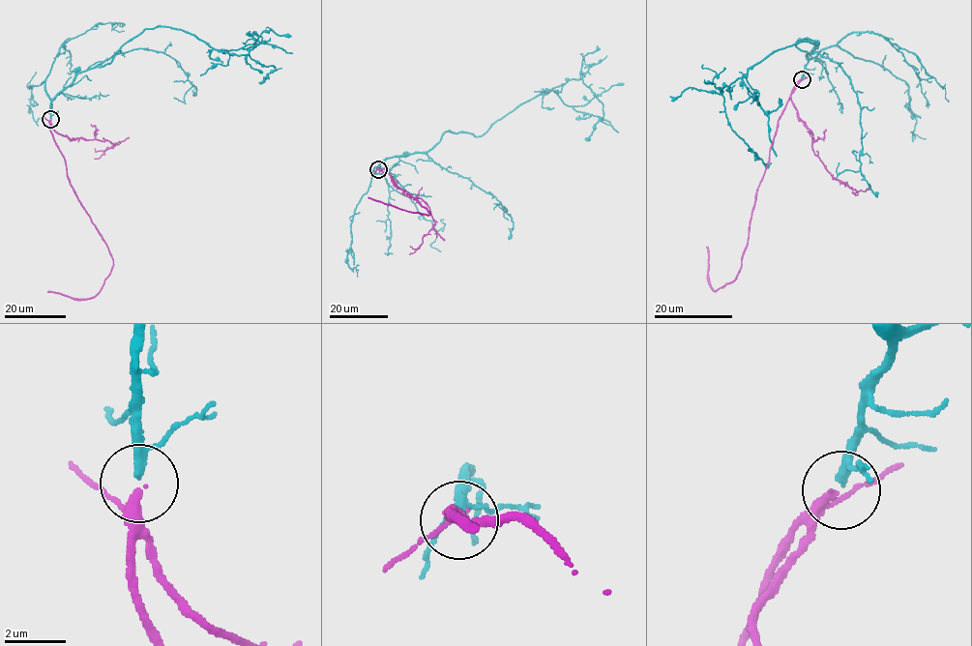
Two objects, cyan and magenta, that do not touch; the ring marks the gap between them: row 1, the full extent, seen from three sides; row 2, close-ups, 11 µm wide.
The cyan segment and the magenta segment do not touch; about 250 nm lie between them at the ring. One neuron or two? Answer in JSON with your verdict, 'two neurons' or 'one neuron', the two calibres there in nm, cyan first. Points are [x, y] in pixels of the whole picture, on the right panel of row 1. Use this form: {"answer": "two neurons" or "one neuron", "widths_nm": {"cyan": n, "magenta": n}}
{"answer": "one neuron", "widths_nm": {"cyan": 200, "magenta": 240}}

